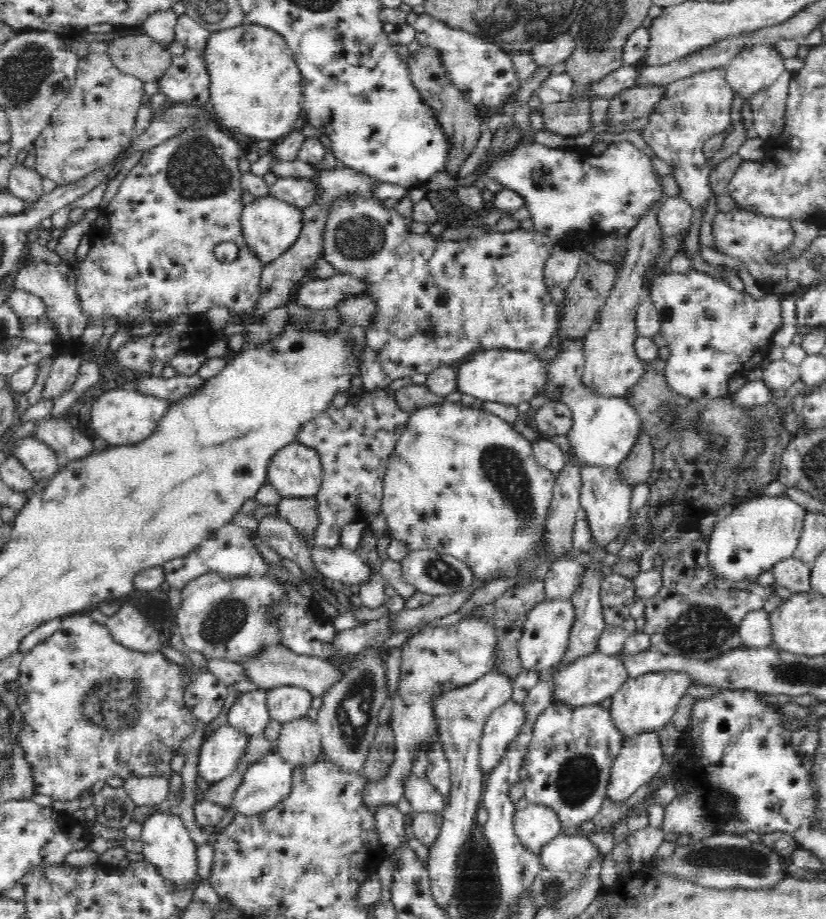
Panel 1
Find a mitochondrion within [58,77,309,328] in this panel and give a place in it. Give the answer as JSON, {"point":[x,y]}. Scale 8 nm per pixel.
{"point":[195,170]}

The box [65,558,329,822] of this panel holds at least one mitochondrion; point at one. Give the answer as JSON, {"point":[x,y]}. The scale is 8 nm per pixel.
{"point":[116,709]}

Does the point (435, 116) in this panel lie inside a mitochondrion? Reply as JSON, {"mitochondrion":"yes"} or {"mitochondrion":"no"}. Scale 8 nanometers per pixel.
{"mitochondrion":"no"}

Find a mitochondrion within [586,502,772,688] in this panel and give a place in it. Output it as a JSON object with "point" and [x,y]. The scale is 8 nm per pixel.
{"point":[700,628]}

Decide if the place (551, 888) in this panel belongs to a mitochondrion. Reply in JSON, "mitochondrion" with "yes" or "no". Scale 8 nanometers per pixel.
{"mitochondrion":"yes"}

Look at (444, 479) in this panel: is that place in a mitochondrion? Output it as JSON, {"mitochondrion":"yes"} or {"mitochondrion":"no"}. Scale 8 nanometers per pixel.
{"mitochondrion":"no"}

